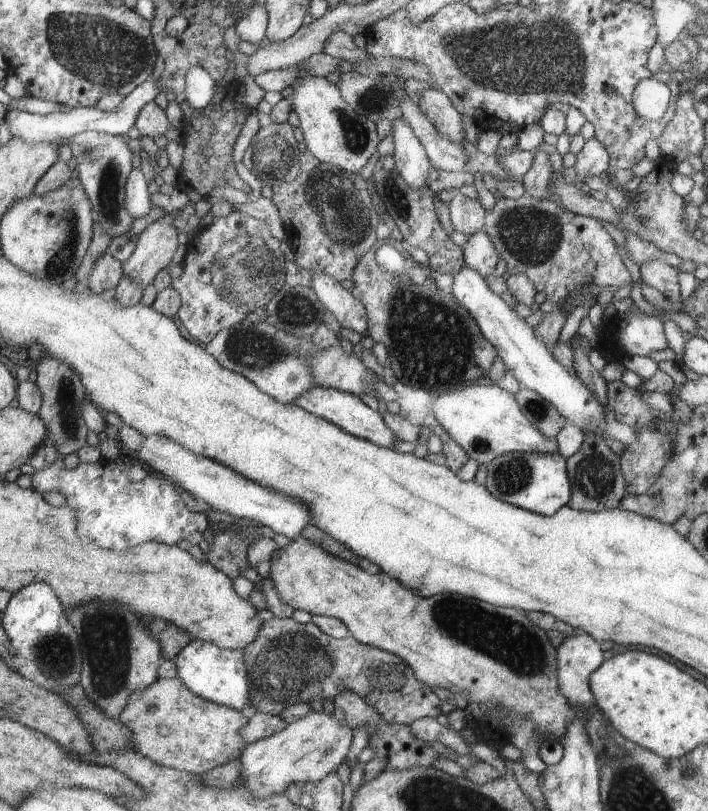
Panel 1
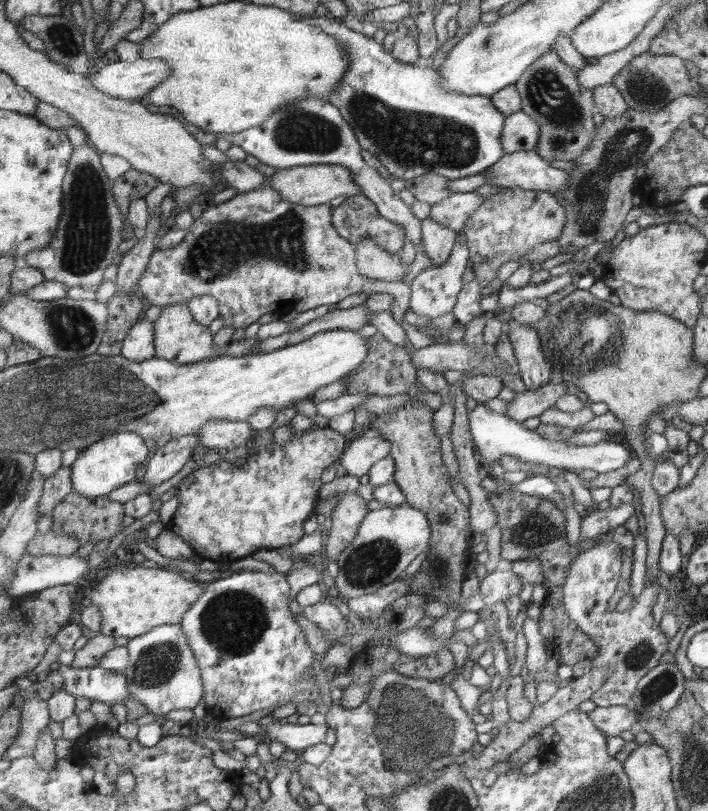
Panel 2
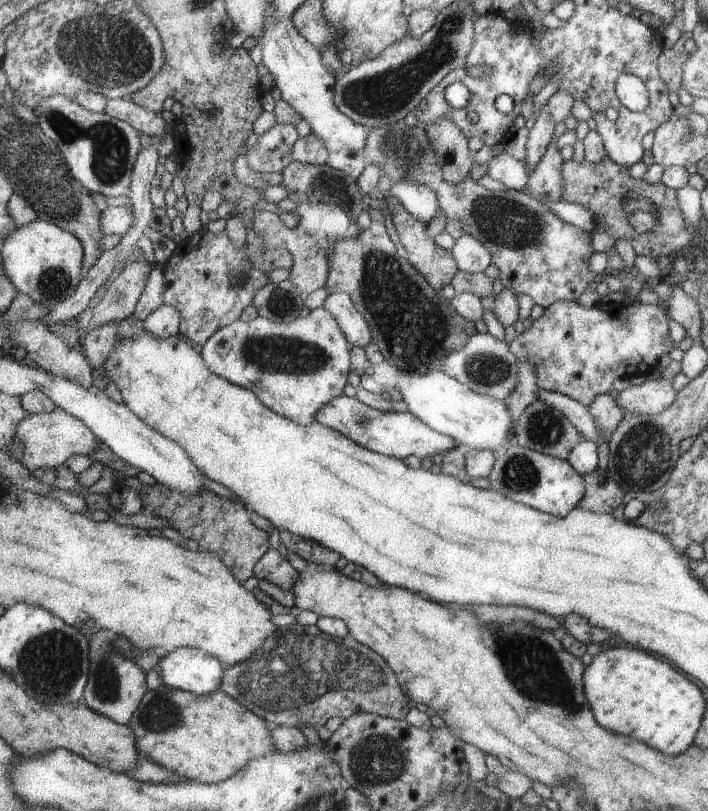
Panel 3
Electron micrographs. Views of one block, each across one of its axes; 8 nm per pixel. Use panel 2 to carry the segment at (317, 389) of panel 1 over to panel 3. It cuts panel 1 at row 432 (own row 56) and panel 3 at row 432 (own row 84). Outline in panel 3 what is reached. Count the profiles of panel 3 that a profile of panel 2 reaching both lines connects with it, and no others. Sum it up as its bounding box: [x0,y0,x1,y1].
[316,396,458,460]

